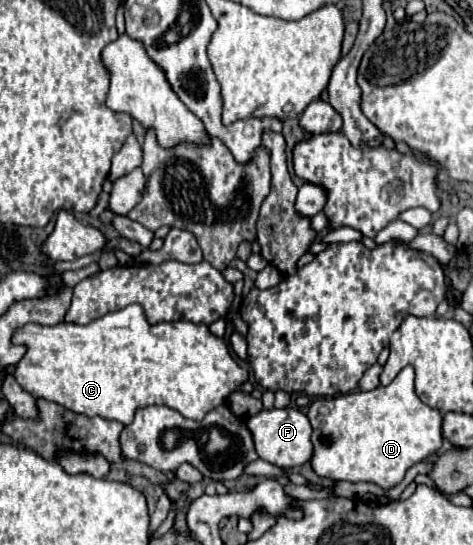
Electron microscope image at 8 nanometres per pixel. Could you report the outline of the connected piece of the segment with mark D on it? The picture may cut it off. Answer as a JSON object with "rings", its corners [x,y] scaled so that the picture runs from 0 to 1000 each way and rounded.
{"rings":[[[856,672],[822,708],[674,730],[658,741],[649,767],[662,782],[666,818],[658,855],[679,877],[789,884],[810,899],[839,892],[873,851],[915,837],[937,811],[937,760],[882,730],[869,672]]]}

